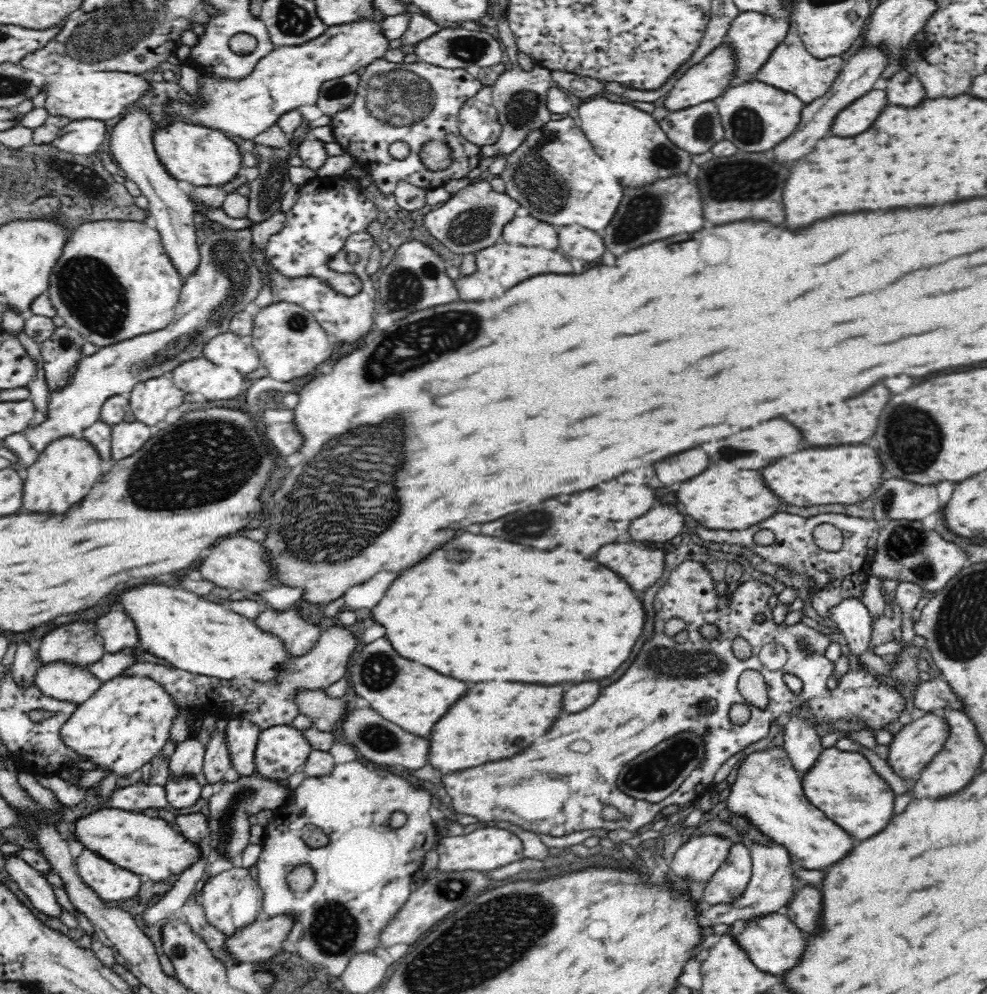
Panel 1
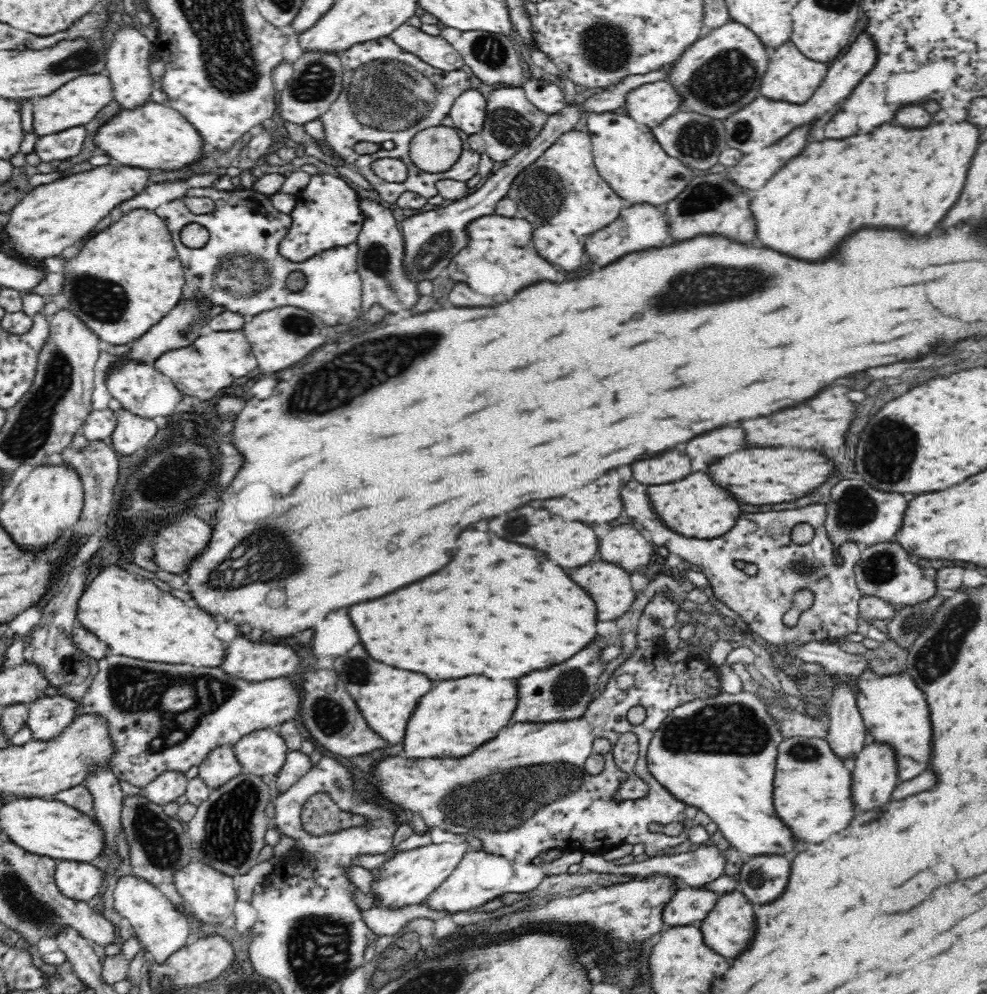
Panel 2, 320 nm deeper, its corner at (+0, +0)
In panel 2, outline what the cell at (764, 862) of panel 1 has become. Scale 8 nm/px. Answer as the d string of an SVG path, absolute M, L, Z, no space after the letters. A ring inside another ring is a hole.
M688 887L677 890L662 910L662 922L672 926L688 926L706 918L714 908L719 894Z

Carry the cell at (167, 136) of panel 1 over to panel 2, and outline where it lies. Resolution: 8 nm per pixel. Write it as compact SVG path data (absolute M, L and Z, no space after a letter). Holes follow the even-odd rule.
M154 101L144 102L136 108L119 108L120 112L106 121L106 124L96 130L95 146L97 150L104 151L104 155L114 159L114 163L136 168L146 168L151 170L178 170L204 158L205 152L202 151L202 137L194 129L194 126L186 120L181 112L174 110L168 104Z

